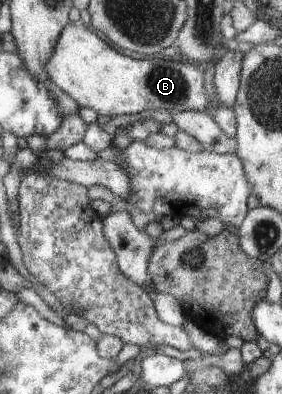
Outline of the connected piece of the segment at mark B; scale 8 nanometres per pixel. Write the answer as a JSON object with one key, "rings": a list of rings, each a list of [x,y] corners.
{"rings":[[[71,22],[61,33],[55,53],[47,63],[53,81],[71,96],[79,106],[90,107],[99,115],[137,115],[143,111],[165,109],[171,116],[184,111],[211,115],[229,137],[237,137],[236,107],[225,107],[216,95],[215,105],[205,91],[203,65],[180,58],[162,56],[151,59],[131,59],[119,51],[87,23]]]}

